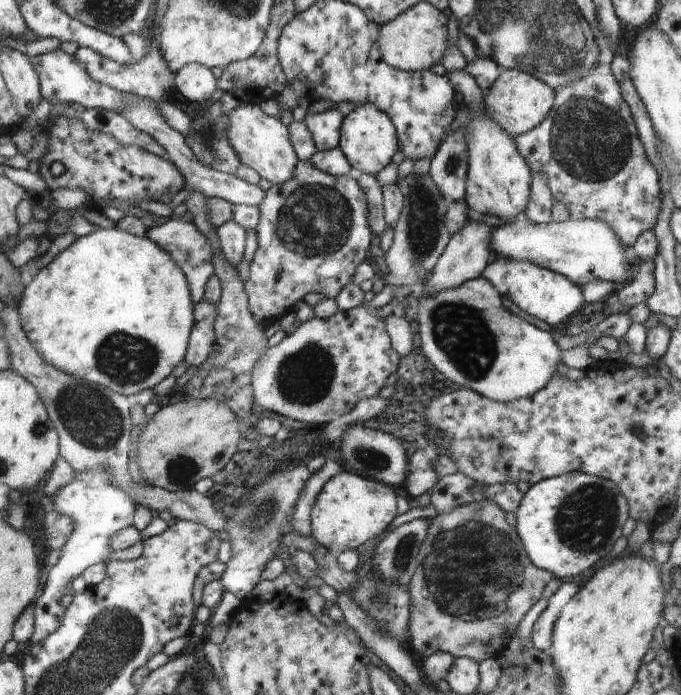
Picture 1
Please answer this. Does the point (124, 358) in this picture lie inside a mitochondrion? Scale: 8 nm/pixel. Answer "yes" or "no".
yes

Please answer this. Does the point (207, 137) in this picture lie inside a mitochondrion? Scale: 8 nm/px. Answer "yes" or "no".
yes

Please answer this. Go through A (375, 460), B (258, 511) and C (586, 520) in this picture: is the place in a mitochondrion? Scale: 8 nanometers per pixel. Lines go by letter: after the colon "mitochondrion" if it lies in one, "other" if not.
A: mitochondrion
B: mitochondrion
C: mitochondrion

